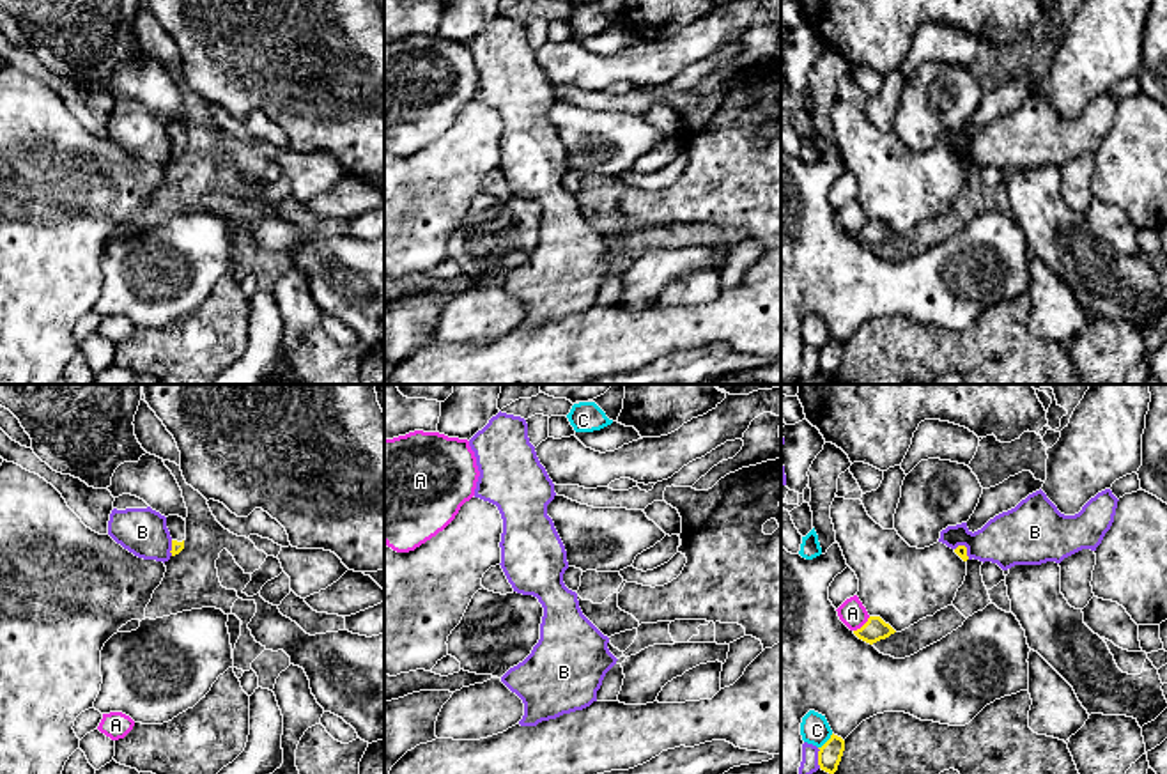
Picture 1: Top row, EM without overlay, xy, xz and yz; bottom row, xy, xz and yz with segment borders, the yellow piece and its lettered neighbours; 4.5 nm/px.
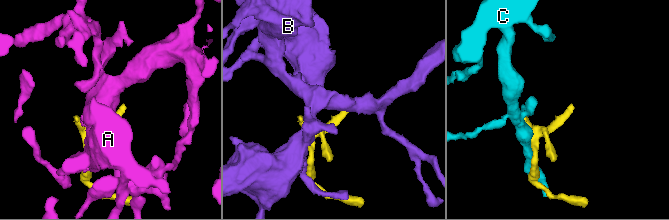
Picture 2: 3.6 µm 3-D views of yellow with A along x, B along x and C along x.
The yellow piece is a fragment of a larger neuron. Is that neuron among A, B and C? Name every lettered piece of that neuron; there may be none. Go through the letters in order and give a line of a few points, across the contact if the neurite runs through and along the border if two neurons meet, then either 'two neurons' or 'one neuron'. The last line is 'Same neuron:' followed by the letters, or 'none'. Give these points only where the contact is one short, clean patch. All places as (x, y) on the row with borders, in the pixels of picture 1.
A: two neurons
B: two neurons
C: two neurons
Same neuron: none

